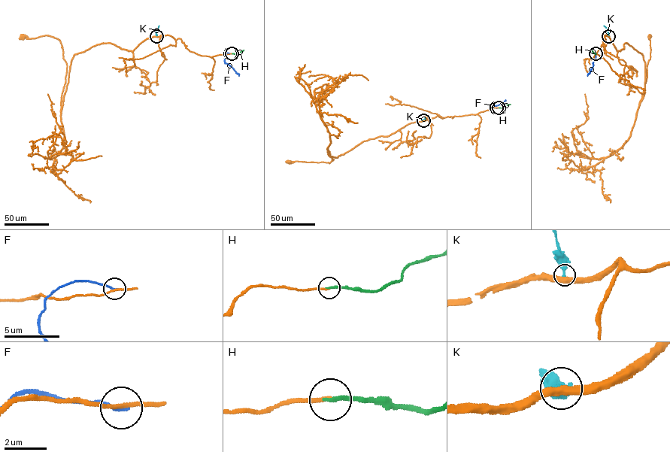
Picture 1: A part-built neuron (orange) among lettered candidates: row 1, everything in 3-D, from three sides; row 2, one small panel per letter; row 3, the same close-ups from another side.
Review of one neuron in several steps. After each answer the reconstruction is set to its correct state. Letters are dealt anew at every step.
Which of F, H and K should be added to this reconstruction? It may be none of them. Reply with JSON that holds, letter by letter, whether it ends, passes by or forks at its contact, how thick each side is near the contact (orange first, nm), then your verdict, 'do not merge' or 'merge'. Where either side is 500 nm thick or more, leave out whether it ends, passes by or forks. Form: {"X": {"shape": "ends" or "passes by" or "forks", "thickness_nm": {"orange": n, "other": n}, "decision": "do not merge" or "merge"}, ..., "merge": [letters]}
{"F": {"shape": "ends", "thickness_nm": {"orange": 170, "other": 170}, "decision": "do not merge"}, "H": {"shape": "ends", "thickness_nm": {"orange": 200, "other": 200}, "decision": "merge"}, "K": {"shape": "ends", "thickness_nm": {"orange": 400, "other": 320}, "decision": "do not merge"}, "merge": ["H"]}

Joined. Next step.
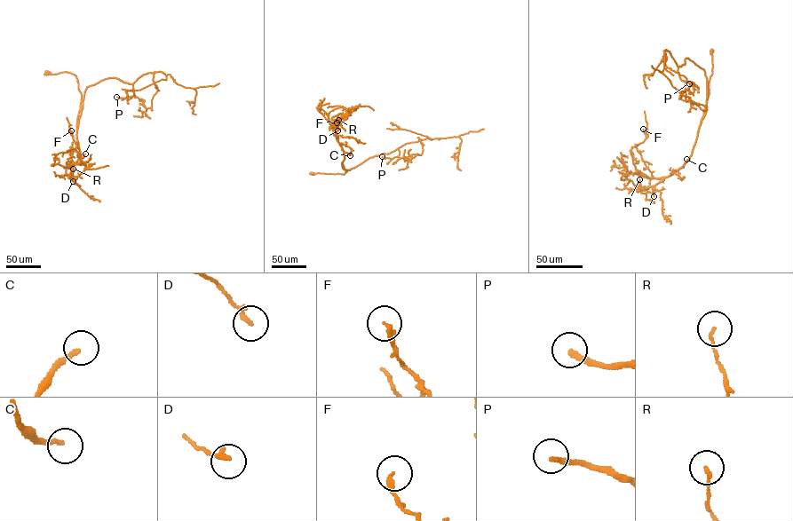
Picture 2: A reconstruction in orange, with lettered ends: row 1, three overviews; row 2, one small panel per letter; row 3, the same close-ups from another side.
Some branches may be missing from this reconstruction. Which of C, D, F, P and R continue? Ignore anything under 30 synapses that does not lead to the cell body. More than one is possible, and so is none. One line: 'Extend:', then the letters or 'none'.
Extend: C, P

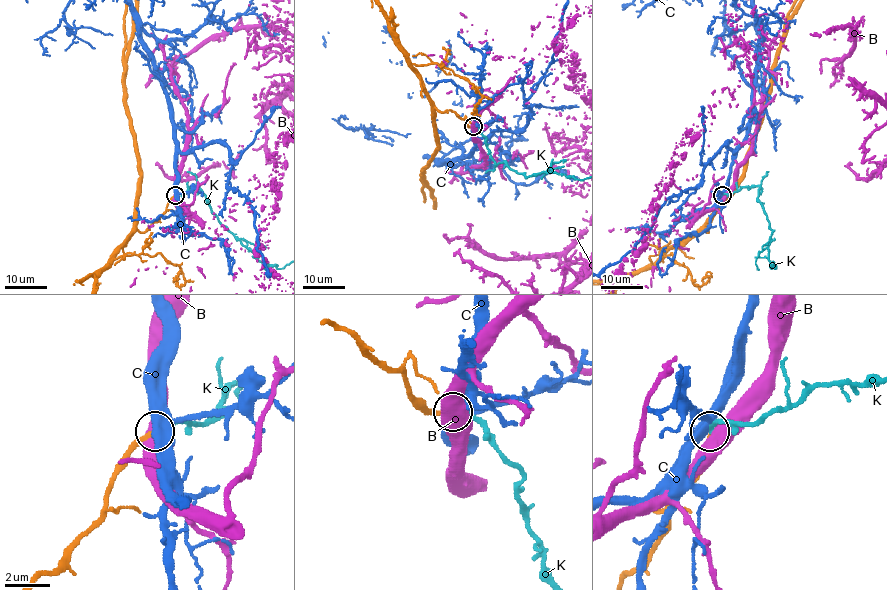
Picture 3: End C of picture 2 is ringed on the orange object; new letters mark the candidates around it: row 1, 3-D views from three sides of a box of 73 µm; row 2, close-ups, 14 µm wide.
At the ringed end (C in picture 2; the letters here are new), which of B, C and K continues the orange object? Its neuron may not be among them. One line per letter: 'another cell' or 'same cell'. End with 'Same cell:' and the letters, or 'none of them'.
B: another cell
C: another cell
K: same cell
Same cell: K

